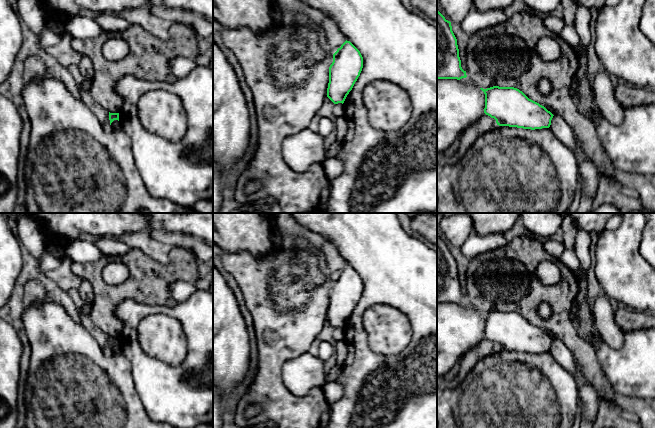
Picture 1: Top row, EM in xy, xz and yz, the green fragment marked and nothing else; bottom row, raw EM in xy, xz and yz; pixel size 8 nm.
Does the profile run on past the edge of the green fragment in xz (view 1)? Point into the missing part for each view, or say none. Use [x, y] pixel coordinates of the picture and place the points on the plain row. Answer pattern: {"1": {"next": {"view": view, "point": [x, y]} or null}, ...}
{"1": {"next": null}}

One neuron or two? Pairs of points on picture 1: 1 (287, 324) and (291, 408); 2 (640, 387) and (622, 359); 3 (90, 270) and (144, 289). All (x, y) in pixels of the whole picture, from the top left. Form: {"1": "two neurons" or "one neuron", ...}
{"1": "one neuron", "2": "one neuron", "3": "one neuron"}

